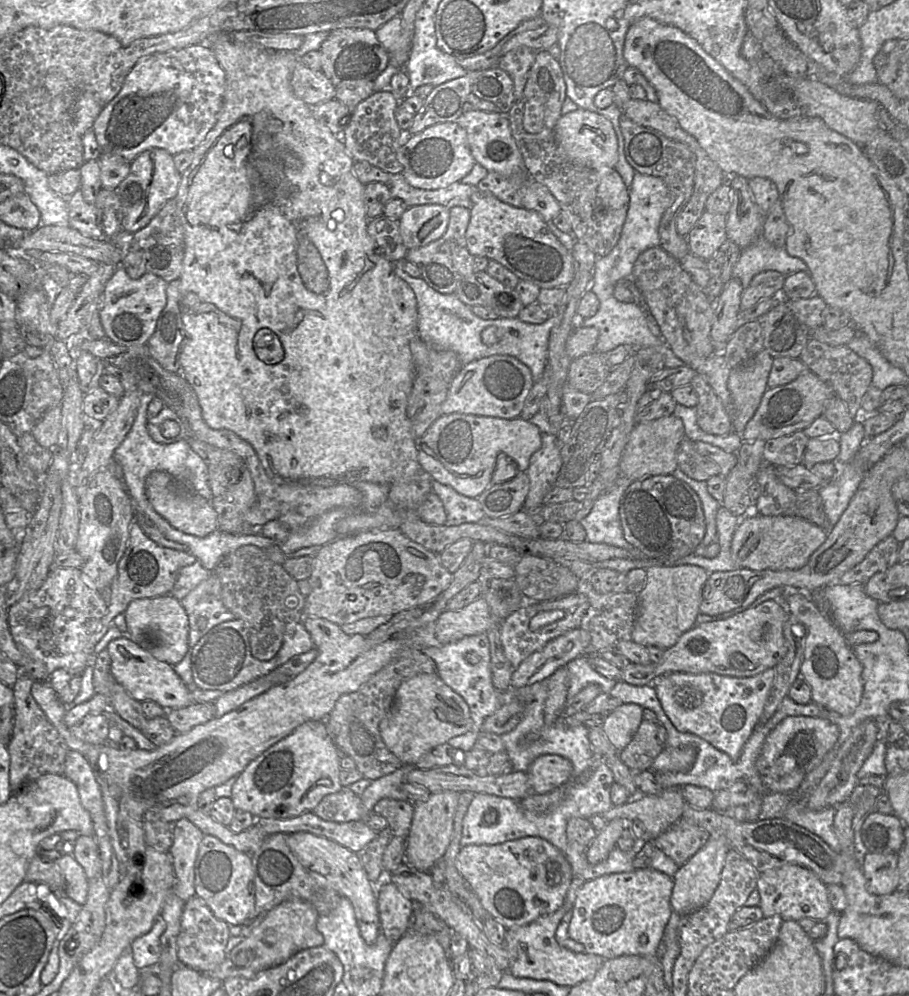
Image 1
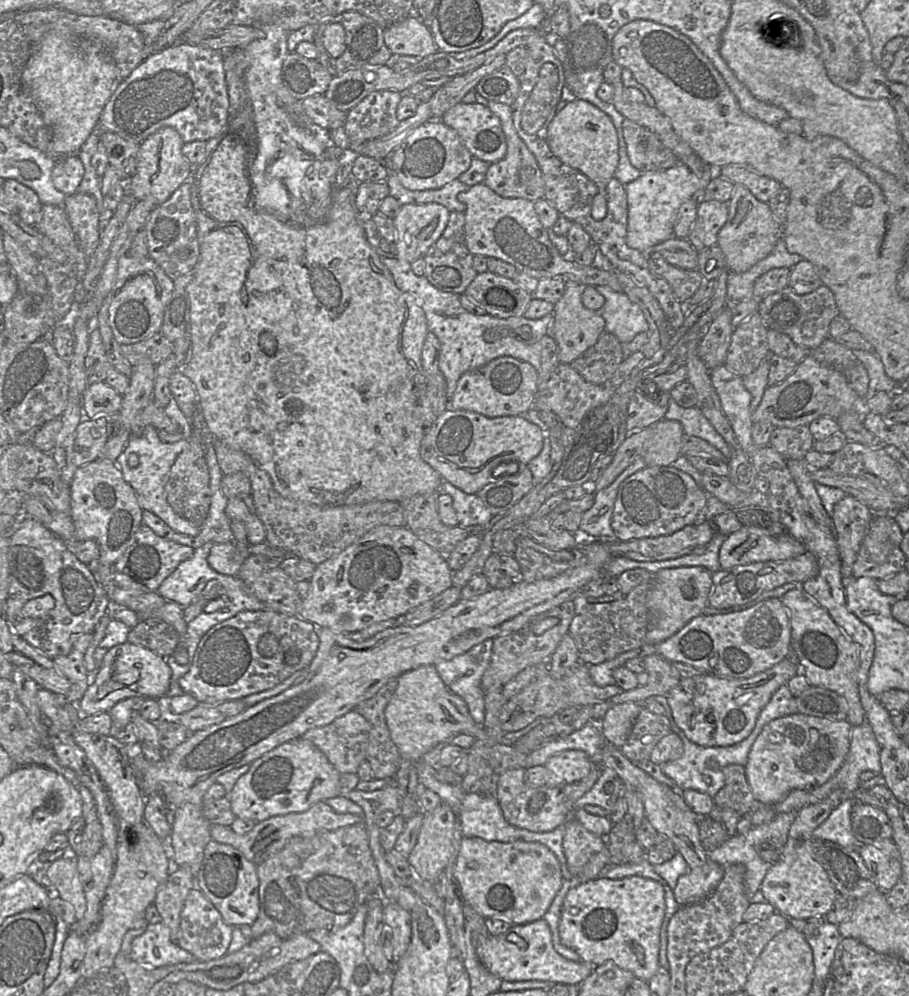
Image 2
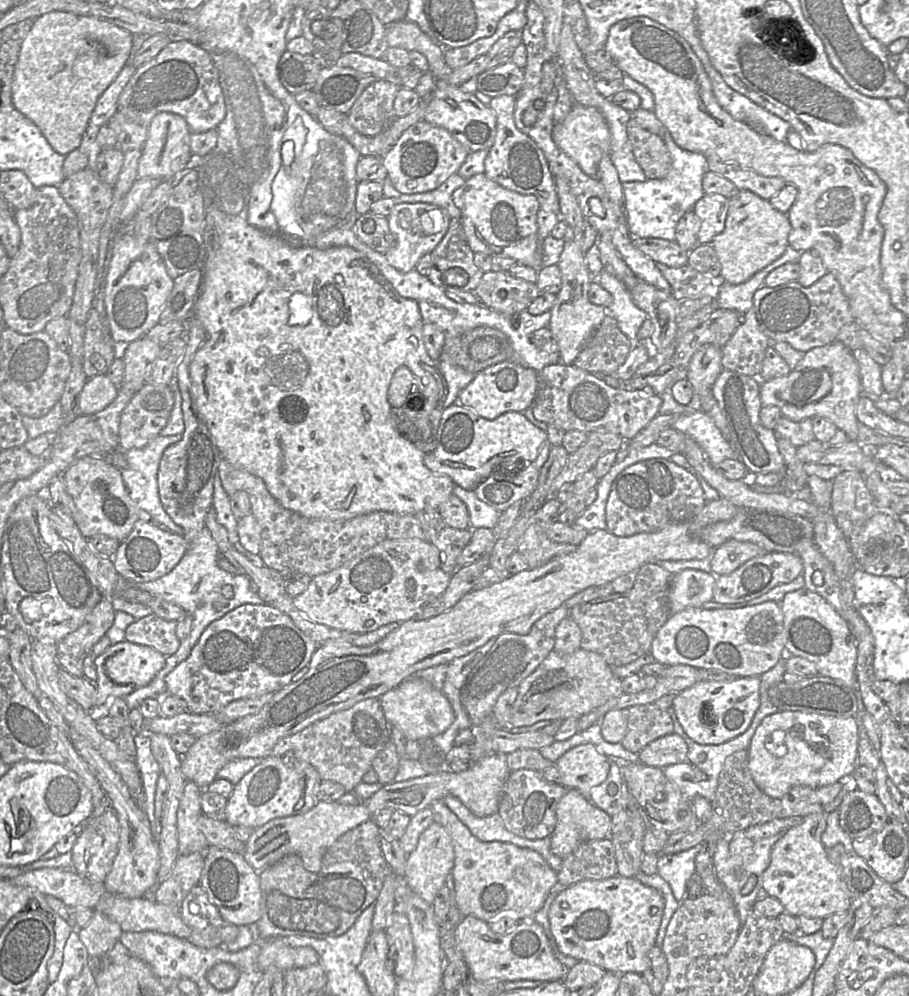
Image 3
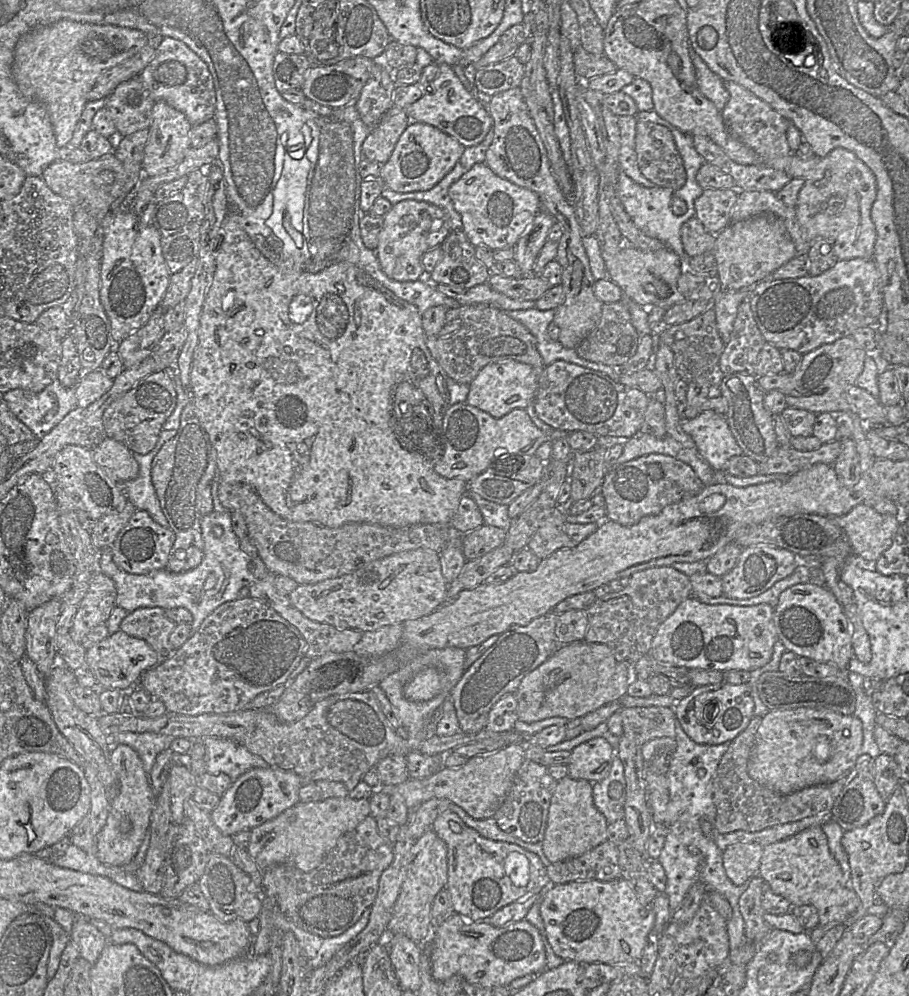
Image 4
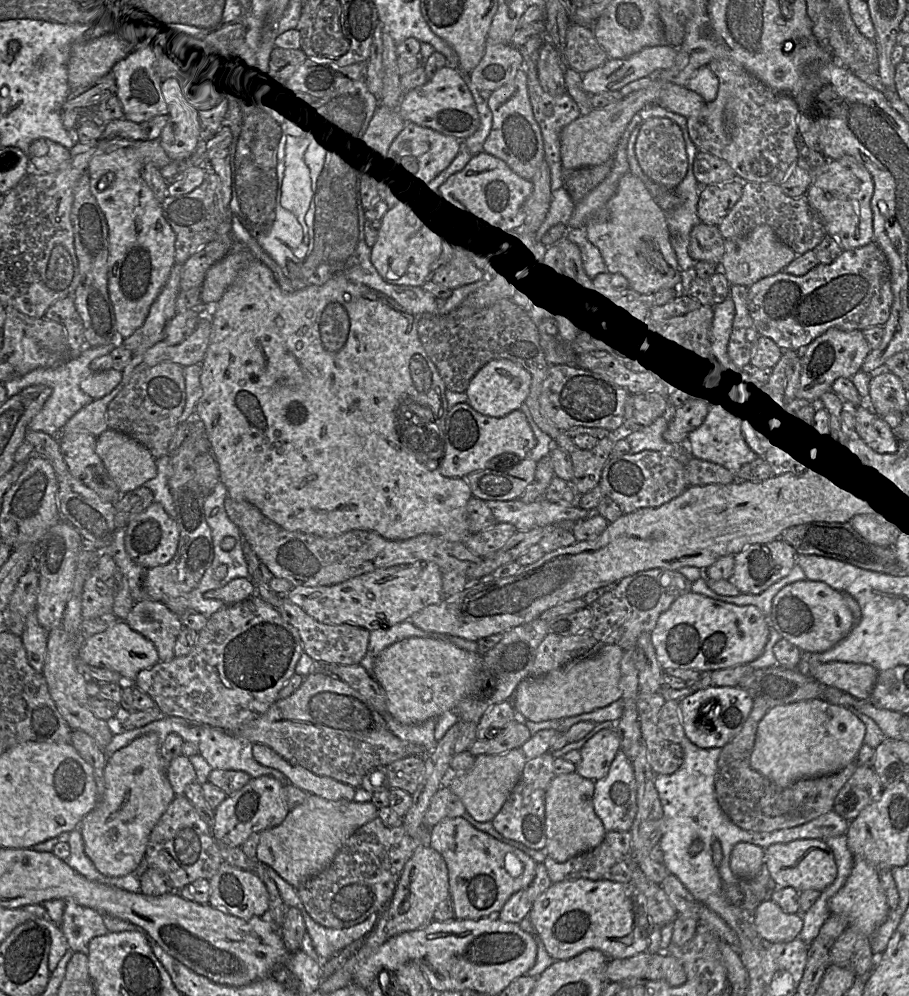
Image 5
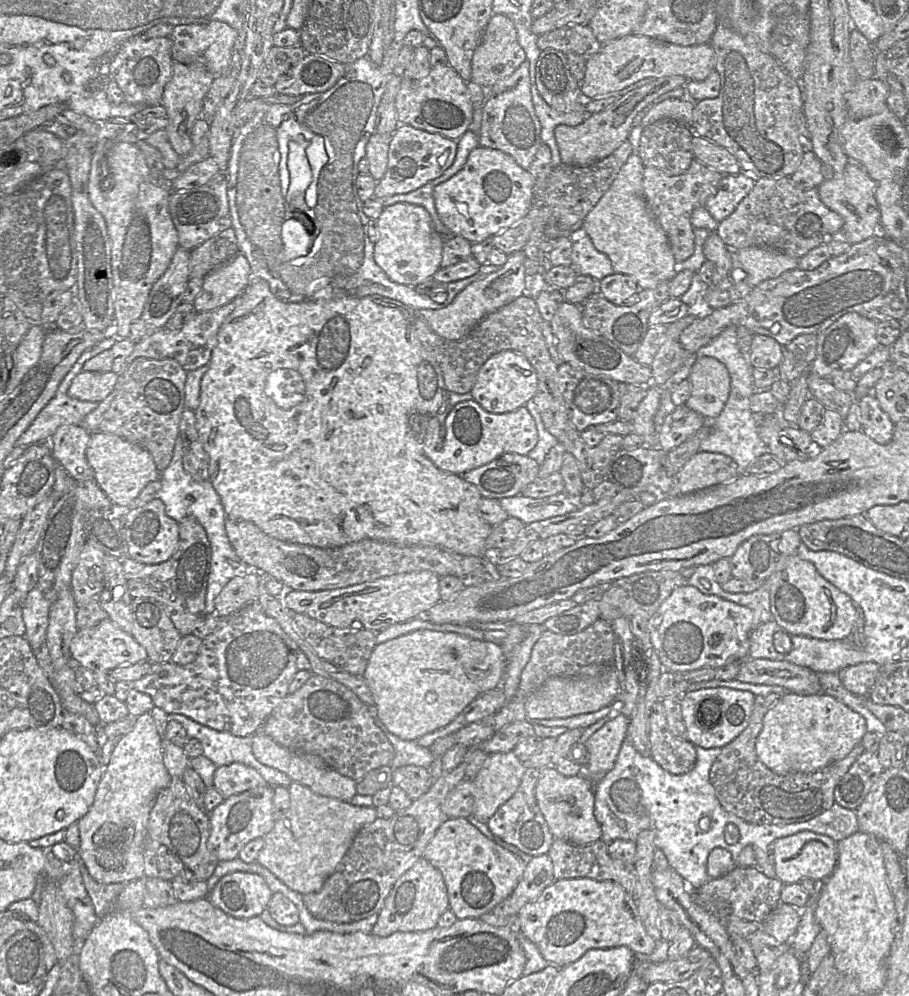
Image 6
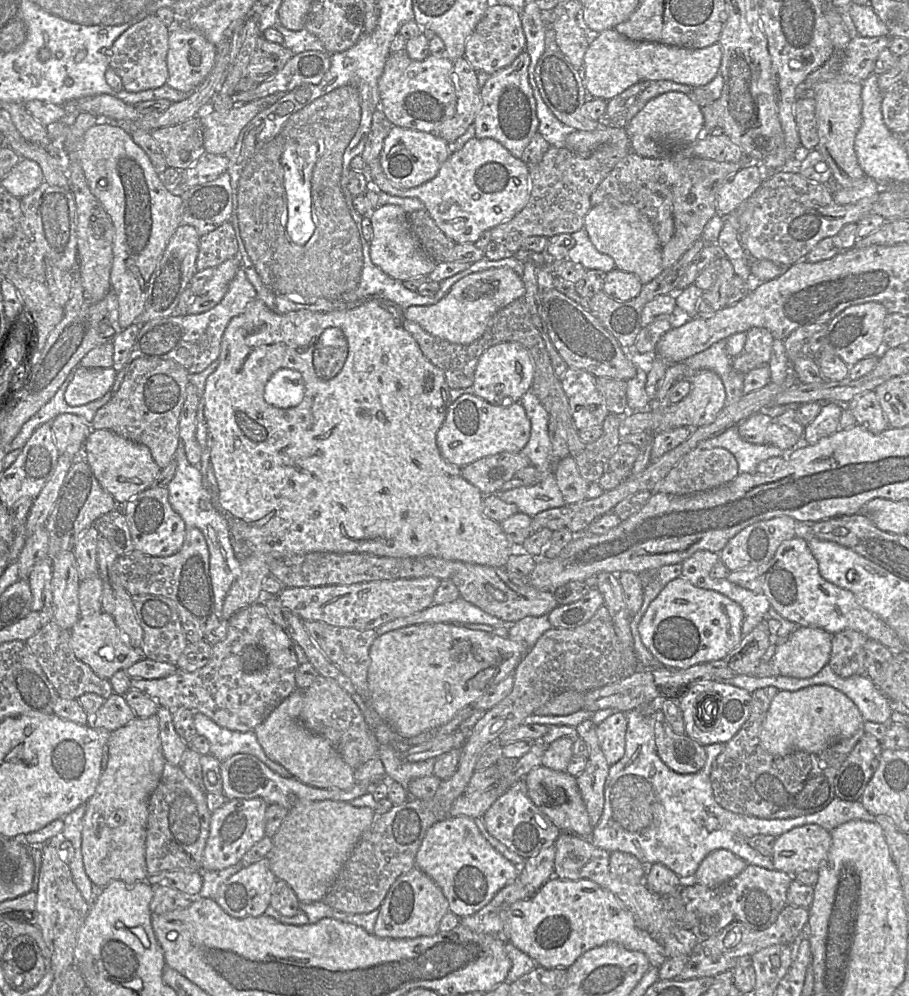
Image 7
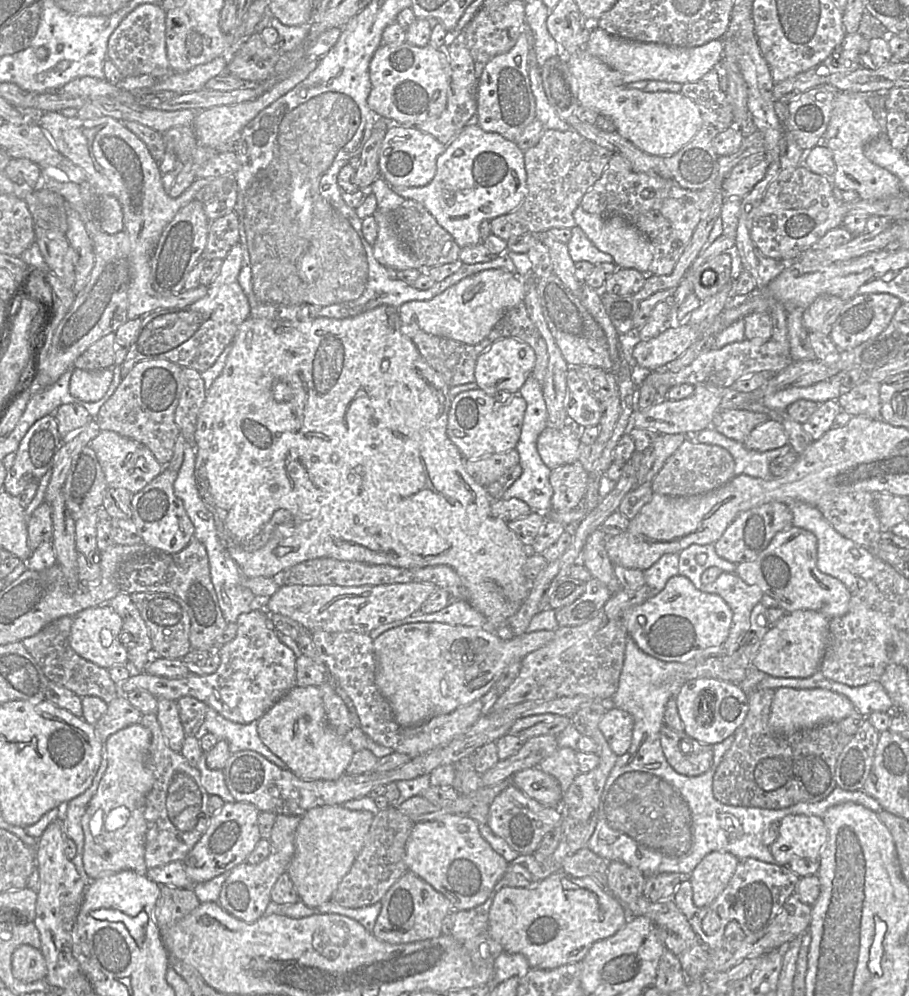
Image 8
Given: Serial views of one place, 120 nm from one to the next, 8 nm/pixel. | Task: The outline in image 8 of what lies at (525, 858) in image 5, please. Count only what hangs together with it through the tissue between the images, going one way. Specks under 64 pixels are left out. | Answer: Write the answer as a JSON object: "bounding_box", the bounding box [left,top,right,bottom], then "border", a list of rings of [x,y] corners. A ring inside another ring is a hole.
{"bounding_box":[405,814,508,911],"border":[[[451,814],[415,823],[406,842],[405,864],[408,871],[449,899],[454,911],[470,910],[483,904],[508,866],[482,837],[475,820],[467,815]]]}

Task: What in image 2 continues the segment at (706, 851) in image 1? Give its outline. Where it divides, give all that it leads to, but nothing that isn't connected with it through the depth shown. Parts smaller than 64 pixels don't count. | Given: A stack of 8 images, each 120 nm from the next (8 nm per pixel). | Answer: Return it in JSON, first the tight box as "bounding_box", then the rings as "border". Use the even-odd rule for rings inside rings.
{"bounding_box":[673,859,724,906],"border":[[[710,859],[703,866],[692,868],[678,878],[673,890],[680,906],[698,902],[709,896],[724,876],[724,866]]]}

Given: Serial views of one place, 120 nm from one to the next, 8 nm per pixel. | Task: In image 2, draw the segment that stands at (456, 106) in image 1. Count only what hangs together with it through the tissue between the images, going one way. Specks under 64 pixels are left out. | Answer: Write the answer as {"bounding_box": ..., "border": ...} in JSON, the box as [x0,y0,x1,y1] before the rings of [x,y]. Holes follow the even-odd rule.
{"bounding_box":[430,54,506,120],"border":[[[500,54],[477,69],[452,78],[434,91],[430,101],[431,120],[440,120],[443,114],[454,105],[462,102],[463,97],[474,90],[478,82],[487,74],[505,65],[506,55]]]}

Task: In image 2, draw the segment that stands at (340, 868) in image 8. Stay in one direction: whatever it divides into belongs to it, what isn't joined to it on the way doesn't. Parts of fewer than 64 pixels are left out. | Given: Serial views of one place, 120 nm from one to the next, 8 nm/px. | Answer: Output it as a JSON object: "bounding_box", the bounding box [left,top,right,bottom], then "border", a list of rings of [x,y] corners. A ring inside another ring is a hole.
{"bounding_box":[210,801,364,866],"border":[[[320,801],[302,813],[273,816],[266,820],[256,822],[254,828],[244,835],[235,833],[230,826],[219,824],[211,824],[210,834],[213,840],[218,843],[231,845],[239,850],[247,860],[258,866],[267,858],[282,850],[292,837],[312,837],[319,831],[333,831],[360,823],[364,823],[362,817],[355,814],[336,813],[324,801]]]}

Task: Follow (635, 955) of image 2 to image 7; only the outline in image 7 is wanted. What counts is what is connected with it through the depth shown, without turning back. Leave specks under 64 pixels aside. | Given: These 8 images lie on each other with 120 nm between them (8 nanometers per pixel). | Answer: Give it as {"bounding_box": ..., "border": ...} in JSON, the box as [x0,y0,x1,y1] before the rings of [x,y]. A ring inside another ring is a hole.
{"bounding_box":[502,876,667,969],"border":[[[553,876],[529,898],[514,902],[505,909],[502,922],[507,940],[546,969],[567,969],[587,950],[609,942],[643,952],[651,966],[660,967],[667,959],[663,944],[637,925],[631,911],[612,892],[589,879],[562,880]]]}

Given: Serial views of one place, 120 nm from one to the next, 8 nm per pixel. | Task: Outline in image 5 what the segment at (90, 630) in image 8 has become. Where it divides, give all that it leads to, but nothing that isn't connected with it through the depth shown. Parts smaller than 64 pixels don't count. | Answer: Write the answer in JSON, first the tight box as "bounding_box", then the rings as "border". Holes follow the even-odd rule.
{"bounding_box":[79,620,160,684],"border":[[[117,620],[105,631],[83,639],[79,657],[91,666],[115,671],[121,675],[124,683],[133,684],[141,670],[151,668],[160,661],[155,645],[140,633],[132,630],[124,620]]]}

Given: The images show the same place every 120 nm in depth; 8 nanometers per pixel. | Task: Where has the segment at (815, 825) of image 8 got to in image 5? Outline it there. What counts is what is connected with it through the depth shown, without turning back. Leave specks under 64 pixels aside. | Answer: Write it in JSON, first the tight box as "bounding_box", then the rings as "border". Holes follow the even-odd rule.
{"bounding_box":[763,839,837,892],"border":[[[795,839],[787,843],[774,843],[764,850],[763,863],[778,887],[793,887],[799,892],[805,890],[823,891],[837,876],[837,866],[831,848],[822,839]]]}

